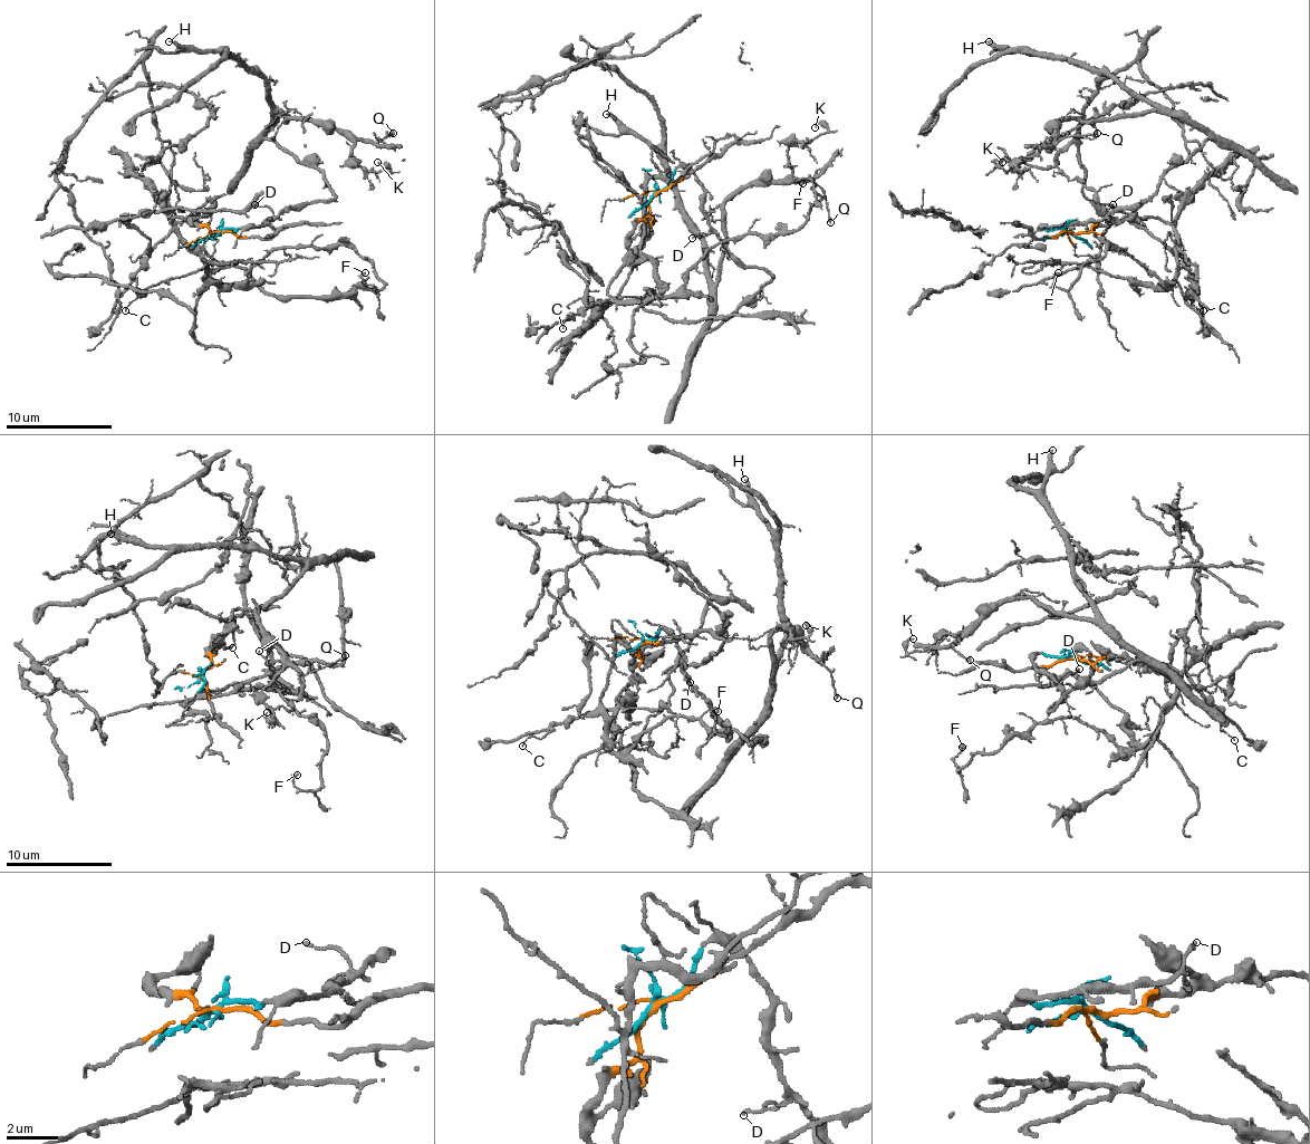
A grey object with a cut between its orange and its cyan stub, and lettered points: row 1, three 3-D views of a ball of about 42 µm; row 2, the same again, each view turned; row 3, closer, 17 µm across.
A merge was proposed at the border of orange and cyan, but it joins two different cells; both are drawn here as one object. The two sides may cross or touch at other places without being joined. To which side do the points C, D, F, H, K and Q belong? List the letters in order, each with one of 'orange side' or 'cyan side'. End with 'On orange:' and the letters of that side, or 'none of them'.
C: orange side
D: cyan side
F: orange side
H: cyan side
K: cyan side
Q: cyan side
On orange: C, F

